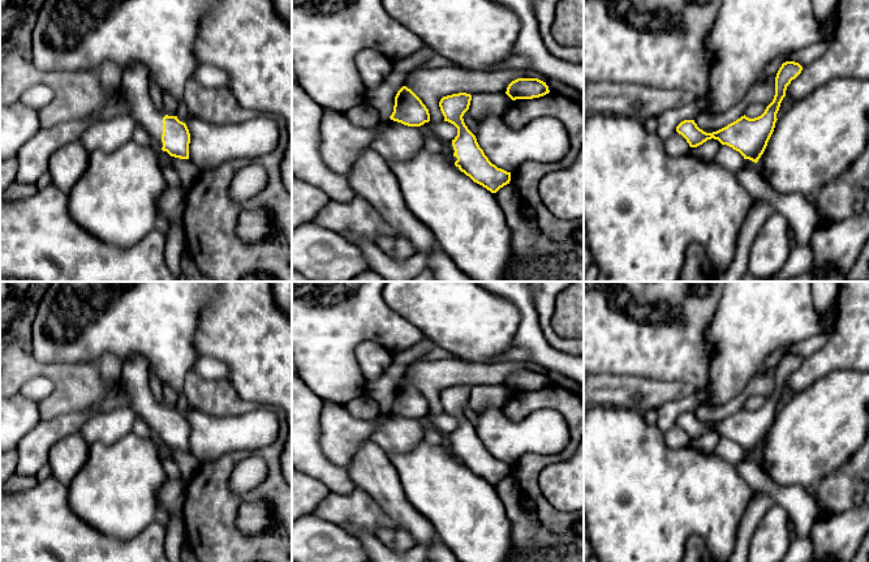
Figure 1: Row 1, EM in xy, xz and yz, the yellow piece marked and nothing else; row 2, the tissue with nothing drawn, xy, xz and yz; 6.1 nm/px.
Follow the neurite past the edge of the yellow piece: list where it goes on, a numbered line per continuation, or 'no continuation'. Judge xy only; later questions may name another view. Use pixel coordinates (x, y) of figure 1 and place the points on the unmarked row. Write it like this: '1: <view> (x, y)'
1: xy (134, 377)

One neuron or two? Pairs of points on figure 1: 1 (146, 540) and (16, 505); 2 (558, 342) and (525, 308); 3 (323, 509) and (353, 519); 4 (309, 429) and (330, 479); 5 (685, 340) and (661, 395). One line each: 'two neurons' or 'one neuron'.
1: one neuron
2: two neurons
3: one neuron
4: one neuron
5: two neurons

